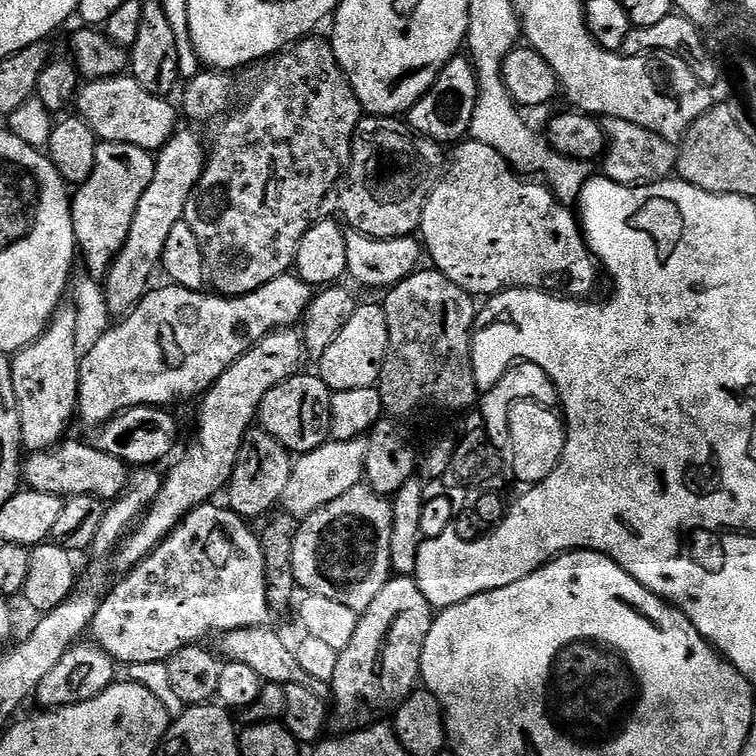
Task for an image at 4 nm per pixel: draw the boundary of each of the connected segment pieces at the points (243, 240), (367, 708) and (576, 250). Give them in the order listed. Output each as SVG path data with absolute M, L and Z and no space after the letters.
M309 34L304 37L302 40L297 40L295 44L291 45L287 50L279 53L275 58L269 59L267 63L263 65L264 73L261 74L260 77L256 80L256 89L252 92L252 97L249 98L245 104L240 104L237 106L233 112L228 112L232 107L236 104L236 80L235 75L229 74L227 72L222 72L219 70L202 70L197 76L193 78L193 80L187 81L183 85L184 87L184 108L182 104L182 112L189 116L190 119L193 120L191 123L193 125L196 124L216 124L212 128L212 148L210 144L210 151L206 156L206 163L204 165L204 173L202 174L202 178L198 182L198 186L192 191L190 194L190 202L186 202L186 210L184 211L184 220L190 226L190 230L194 230L194 234L196 237L200 239L200 249L202 250L202 254L204 255L204 266L207 272L207 275L210 277L210 282L216 286L215 291L219 293L219 295L225 298L231 298L233 296L245 296L246 294L250 294L254 290L258 290L262 286L266 286L266 282L270 282L274 278L278 278L279 276L285 275L295 265L296 262L296 251L298 250L298 242L301 238L306 234L306 230L310 230L310 226L314 226L320 220L327 220L329 217L333 215L339 209L340 206L340 193L342 191L342 181L345 179L346 173L348 171L348 167L352 165L352 139L354 138L354 130L358 126L358 122L360 121L362 115L362 109L360 103L358 102L358 98L354 94L354 90L350 86L350 82L346 78L346 74L342 70L342 66L338 62L338 58L334 54L334 50L332 49L331 39L325 38L324 40L320 37L320 34Z
M398 575L389 578L374 602L359 613L354 638L350 638L350 646L346 646L346 650L339 652L338 667L334 669L334 678L330 682L330 712L341 733L347 734L383 721L388 711L389 715L410 693L417 691L421 683L422 646L426 642L426 634L430 634L433 619L433 606L426 602L426 594L422 594L416 579Z
M468 138L451 149L450 163L445 167L443 176L440 177L440 181L436 183L434 190L429 194L426 206L422 210L418 236L426 249L427 259L428 256L432 259L431 267L435 271L441 272L446 278L450 278L450 282L454 282L454 286L469 292L473 298L481 298L480 296L491 298L496 293L504 292L508 288L538 288L553 294L563 294L568 298L588 298L593 295L591 292L592 287L596 284L598 264L591 250L588 249L577 213L573 209L571 212L568 208L571 207L565 201L557 200L556 195L547 184L537 182L532 178L525 178L516 169L509 166L506 158L502 158L502 154L498 154L498 150L486 146L486 142Z

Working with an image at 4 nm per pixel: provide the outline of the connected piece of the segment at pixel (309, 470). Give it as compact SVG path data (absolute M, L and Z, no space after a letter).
M361 438L350 442L329 442L318 450L303 453L293 463L290 482L286 482L282 499L283 511L291 516L303 518L334 502L334 498L342 498L346 490L354 490L354 486L358 486L364 480L364 459L367 449L367 439Z

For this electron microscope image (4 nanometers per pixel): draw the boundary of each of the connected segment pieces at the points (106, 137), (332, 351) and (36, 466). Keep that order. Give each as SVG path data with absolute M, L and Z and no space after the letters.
M125 74L87 81L76 93L74 108L80 111L77 112L79 119L85 120L90 130L94 130L97 141L138 146L155 154L178 130L178 108L171 102L171 99L147 93L131 74Z
M357 303L354 314L350 314L350 322L342 326L338 338L330 342L326 354L322 354L322 358L318 361L318 374L332 393L338 390L375 388L380 383L387 349L388 327L383 307L379 303Z
M71 438L65 439L55 448L31 453L22 464L22 480L31 491L45 492L55 496L97 496L99 500L117 500L128 487L129 465L105 452L99 452L92 443L79 444Z

